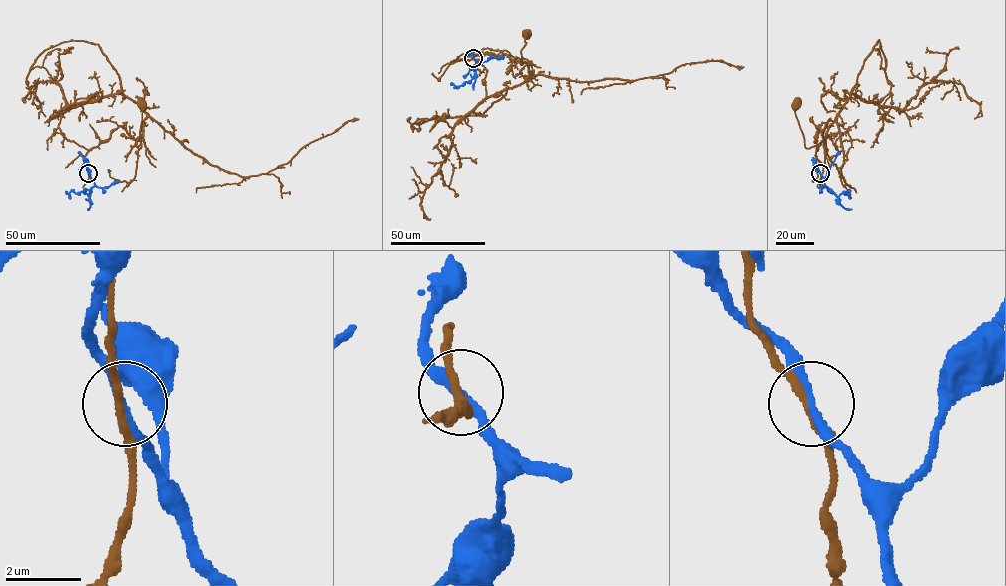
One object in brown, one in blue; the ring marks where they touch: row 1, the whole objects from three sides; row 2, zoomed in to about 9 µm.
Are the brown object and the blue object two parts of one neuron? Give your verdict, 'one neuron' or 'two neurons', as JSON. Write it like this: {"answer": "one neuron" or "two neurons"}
{"answer": "two neurons"}

